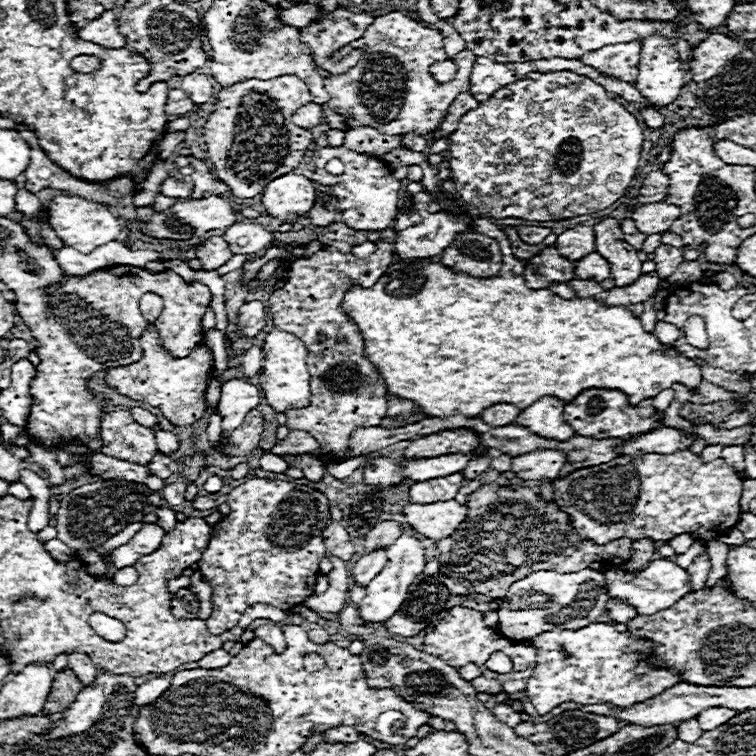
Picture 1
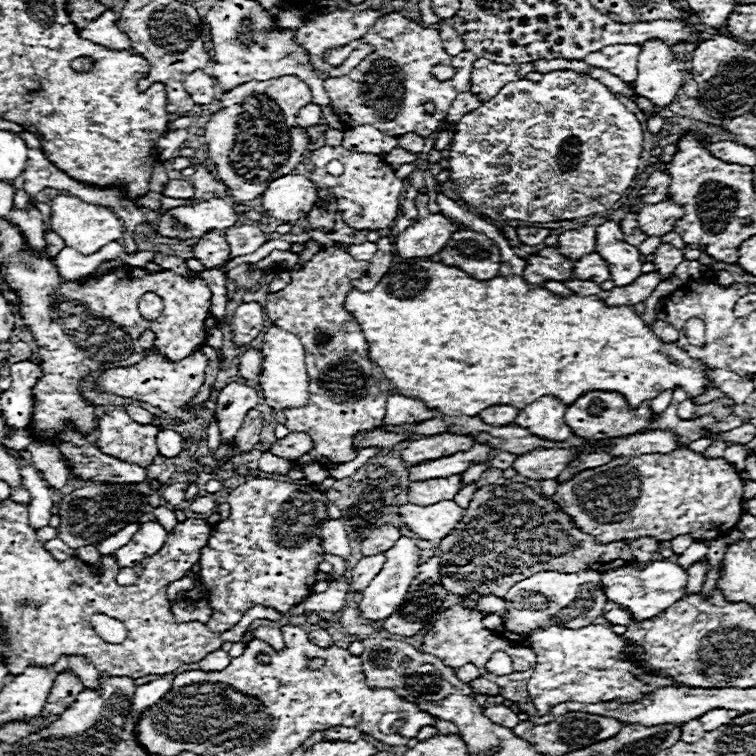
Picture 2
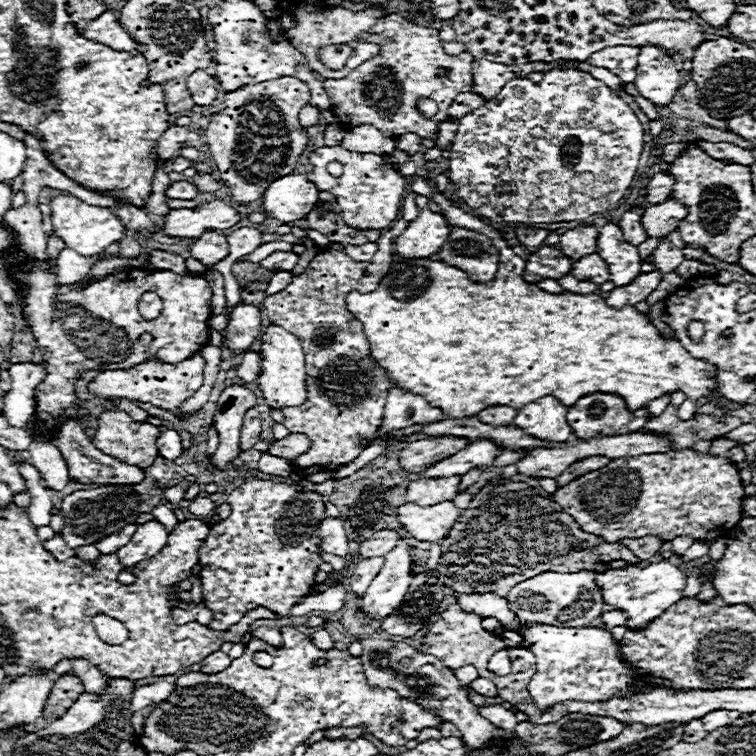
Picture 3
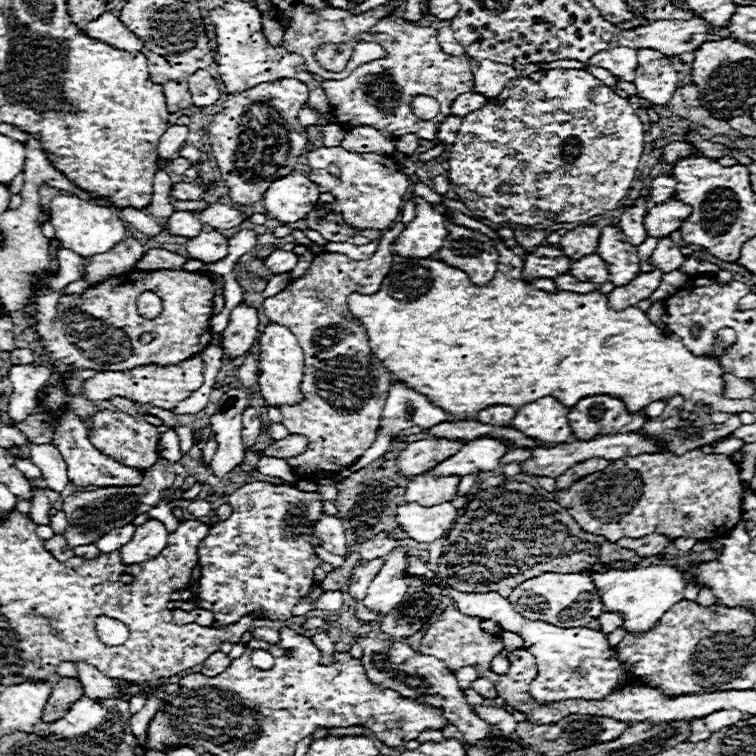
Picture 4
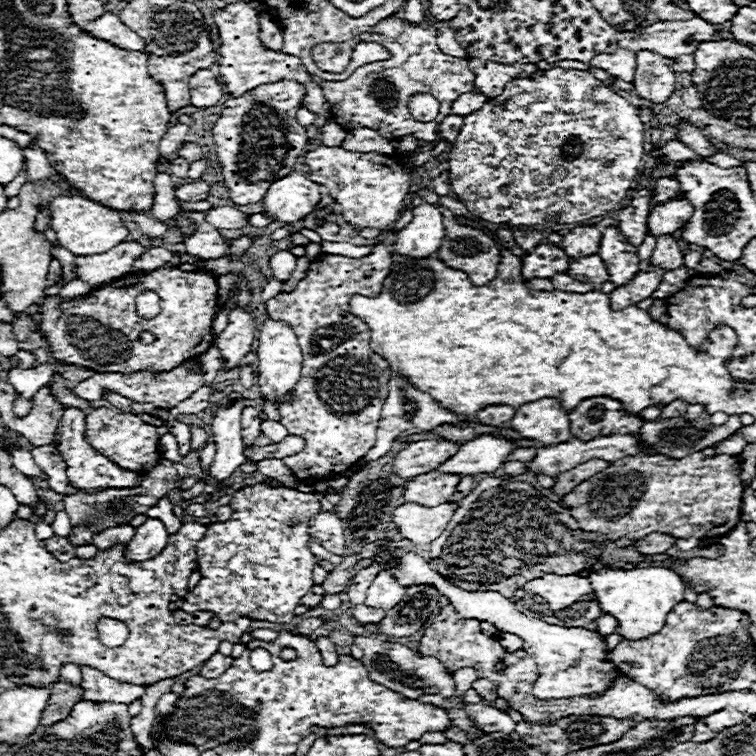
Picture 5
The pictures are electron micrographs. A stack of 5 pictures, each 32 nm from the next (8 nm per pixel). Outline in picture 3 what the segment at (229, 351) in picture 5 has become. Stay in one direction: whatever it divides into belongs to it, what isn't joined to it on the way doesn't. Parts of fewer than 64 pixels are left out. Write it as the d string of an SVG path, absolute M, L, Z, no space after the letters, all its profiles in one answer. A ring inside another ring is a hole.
M238 304L232 310L230 322L226 326L228 348L236 354L246 352L252 346L252 342L258 338L260 328L262 328L260 308L252 304Z

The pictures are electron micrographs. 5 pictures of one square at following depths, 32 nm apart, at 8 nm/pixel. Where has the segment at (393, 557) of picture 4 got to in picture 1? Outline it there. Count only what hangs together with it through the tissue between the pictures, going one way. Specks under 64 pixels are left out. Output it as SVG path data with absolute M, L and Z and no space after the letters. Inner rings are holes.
M406 532L386 552L388 552L388 562L386 562L384 570L368 584L366 596L358 604L360 618L364 622L382 622L382 620L388 620L388 616L394 616L398 612L400 604L406 600L408 586L422 572L422 568L426 564L426 556L424 556L424 548L422 548L420 540Z

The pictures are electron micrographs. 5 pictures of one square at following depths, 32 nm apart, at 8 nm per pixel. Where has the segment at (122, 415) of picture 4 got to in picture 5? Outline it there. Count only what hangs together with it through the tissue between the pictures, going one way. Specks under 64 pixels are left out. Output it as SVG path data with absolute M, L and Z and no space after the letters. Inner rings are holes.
M94 408L90 414L86 414L86 442L100 452L102 456L110 458L120 468L126 468L130 472L148 472L154 468L160 460L158 452L158 440L160 440L160 428L144 424L140 416L128 414L128 412L116 412L110 408Z

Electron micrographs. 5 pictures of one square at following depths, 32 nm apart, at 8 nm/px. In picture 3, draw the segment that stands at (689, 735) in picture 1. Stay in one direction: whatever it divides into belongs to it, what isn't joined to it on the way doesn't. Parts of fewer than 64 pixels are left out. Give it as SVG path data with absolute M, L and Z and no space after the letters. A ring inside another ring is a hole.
M692 720L686 724L686 736L684 736L686 742L696 742L696 740L702 740L704 736L706 736L706 730L702 726L702 720Z

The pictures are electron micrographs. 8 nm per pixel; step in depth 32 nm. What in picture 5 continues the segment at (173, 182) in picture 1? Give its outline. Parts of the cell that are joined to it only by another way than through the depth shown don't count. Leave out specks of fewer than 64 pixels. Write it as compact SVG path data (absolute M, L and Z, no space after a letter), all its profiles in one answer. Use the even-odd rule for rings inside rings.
M196 180L194 184L186 184L176 188L176 198L182 202L200 202L210 196L210 184L206 180Z

